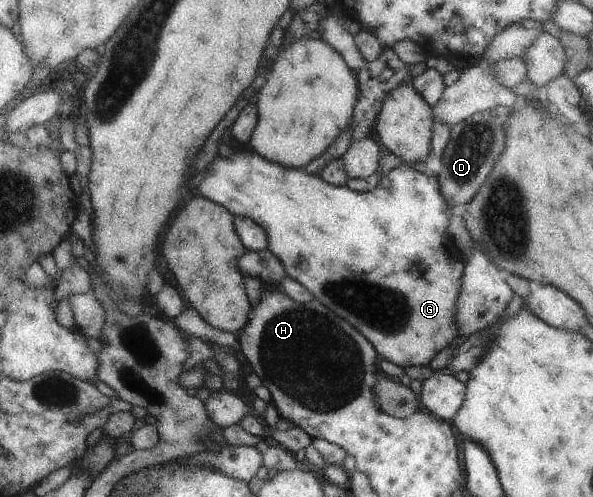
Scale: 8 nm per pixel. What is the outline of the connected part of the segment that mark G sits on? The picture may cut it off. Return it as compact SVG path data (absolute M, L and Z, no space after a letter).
M235 151L229 159L217 156L207 169L205 169L205 178L196 187L199 195L222 205L231 215L245 216L257 223L259 227L262 227L267 238L266 249L279 259L286 275L297 281L299 285L302 285L315 299L319 299L325 307L329 307L336 316L341 317L349 325L352 325L373 346L377 357L382 357L401 368L409 365L413 365L413 367L419 367L419 365L427 366L429 361L441 349L449 347L449 343L458 335L455 310L464 263L461 258L453 257L449 253L451 241L449 241L449 237L445 233L445 226L449 217L452 216L451 207L439 193L435 176L426 177L421 172L417 172L400 163L395 169L389 170L386 174L380 176L379 183L375 186L375 189L363 193L353 191L347 186L334 186L325 183L319 176L307 174L306 169L286 168L276 163L271 163L258 156L255 152L243 153Z

